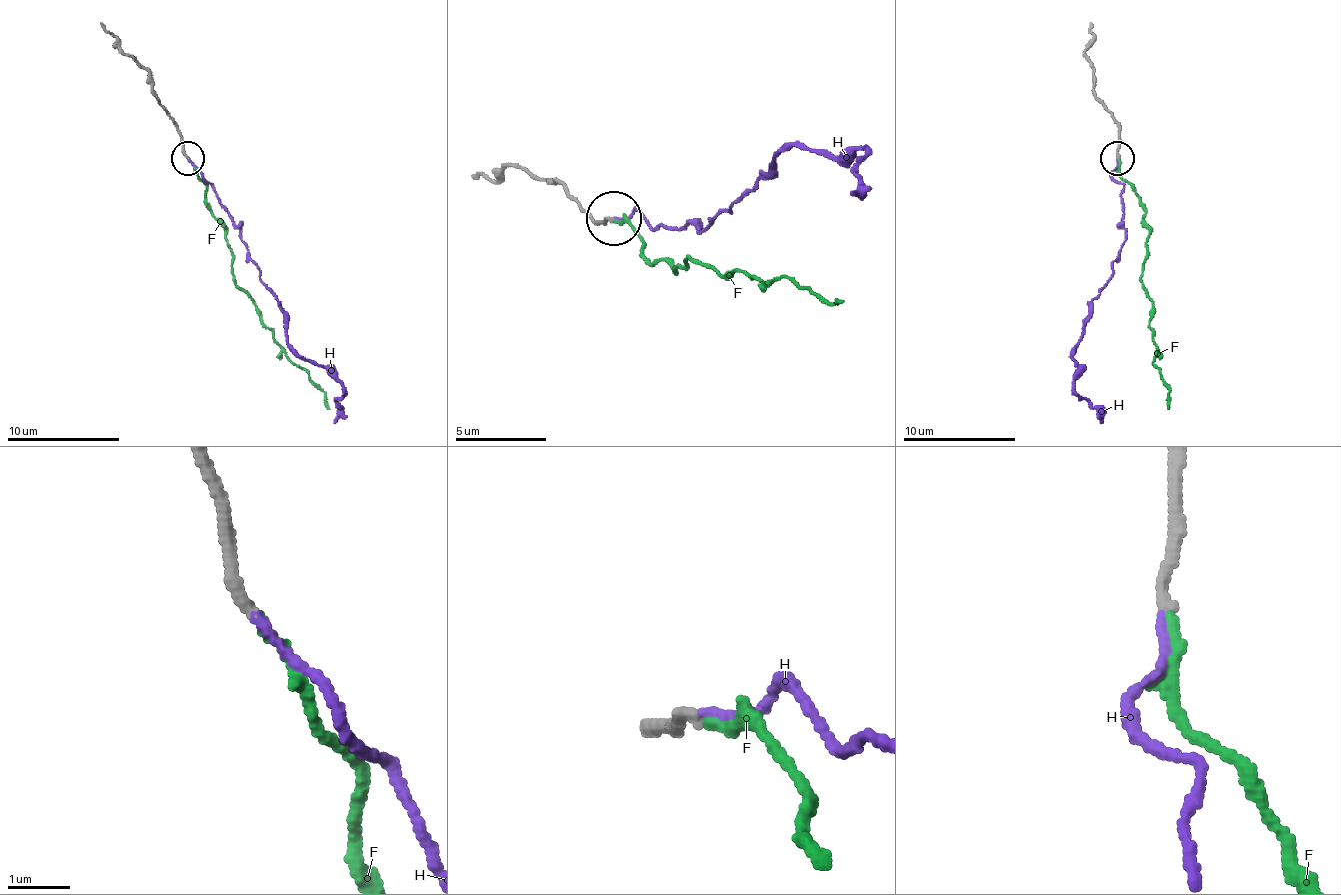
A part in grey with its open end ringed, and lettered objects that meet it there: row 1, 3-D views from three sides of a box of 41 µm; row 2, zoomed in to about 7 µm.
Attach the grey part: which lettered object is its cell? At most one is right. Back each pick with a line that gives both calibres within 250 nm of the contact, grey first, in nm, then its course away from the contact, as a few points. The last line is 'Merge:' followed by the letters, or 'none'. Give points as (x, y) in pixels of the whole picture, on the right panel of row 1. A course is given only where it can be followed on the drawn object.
F: 190 nm thick on the grey side, 180 nm on the other; it runs (1119, 157), (1119, 174), (1139, 196), (1150, 230), (1141, 281), (1153, 301), (1153, 365), (1170, 391), (1167, 408)
Merge: F

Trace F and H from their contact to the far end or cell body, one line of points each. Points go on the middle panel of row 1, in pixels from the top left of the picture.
F: (612, 221), (626, 221), (644, 253), (672, 272), (685, 258), (717, 276), (790, 276), (832, 304), (845, 299)
H: (612, 217), (640, 212), (653, 231), (704, 231), (786, 148), (836, 157), (864, 148), (859, 185), (850, 194)

